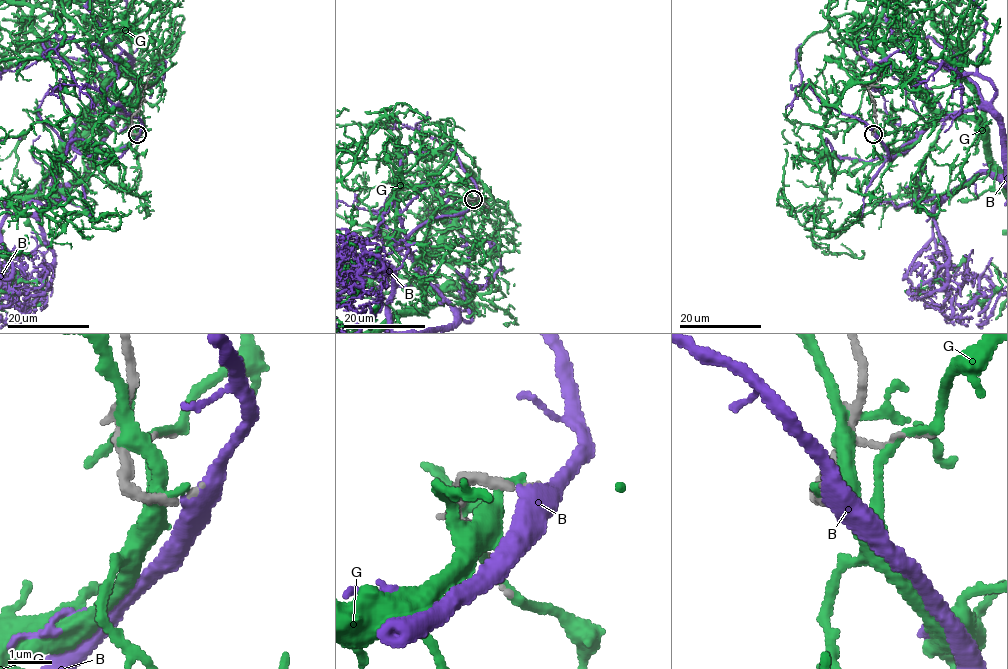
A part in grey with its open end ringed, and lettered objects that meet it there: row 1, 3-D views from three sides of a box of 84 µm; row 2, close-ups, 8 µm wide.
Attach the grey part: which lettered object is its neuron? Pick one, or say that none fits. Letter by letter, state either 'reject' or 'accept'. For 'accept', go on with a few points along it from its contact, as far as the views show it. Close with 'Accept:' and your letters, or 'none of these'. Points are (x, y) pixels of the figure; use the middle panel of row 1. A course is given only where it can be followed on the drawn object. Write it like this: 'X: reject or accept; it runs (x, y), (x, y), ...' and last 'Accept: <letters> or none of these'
B: accept
G: reject
Accept: B

